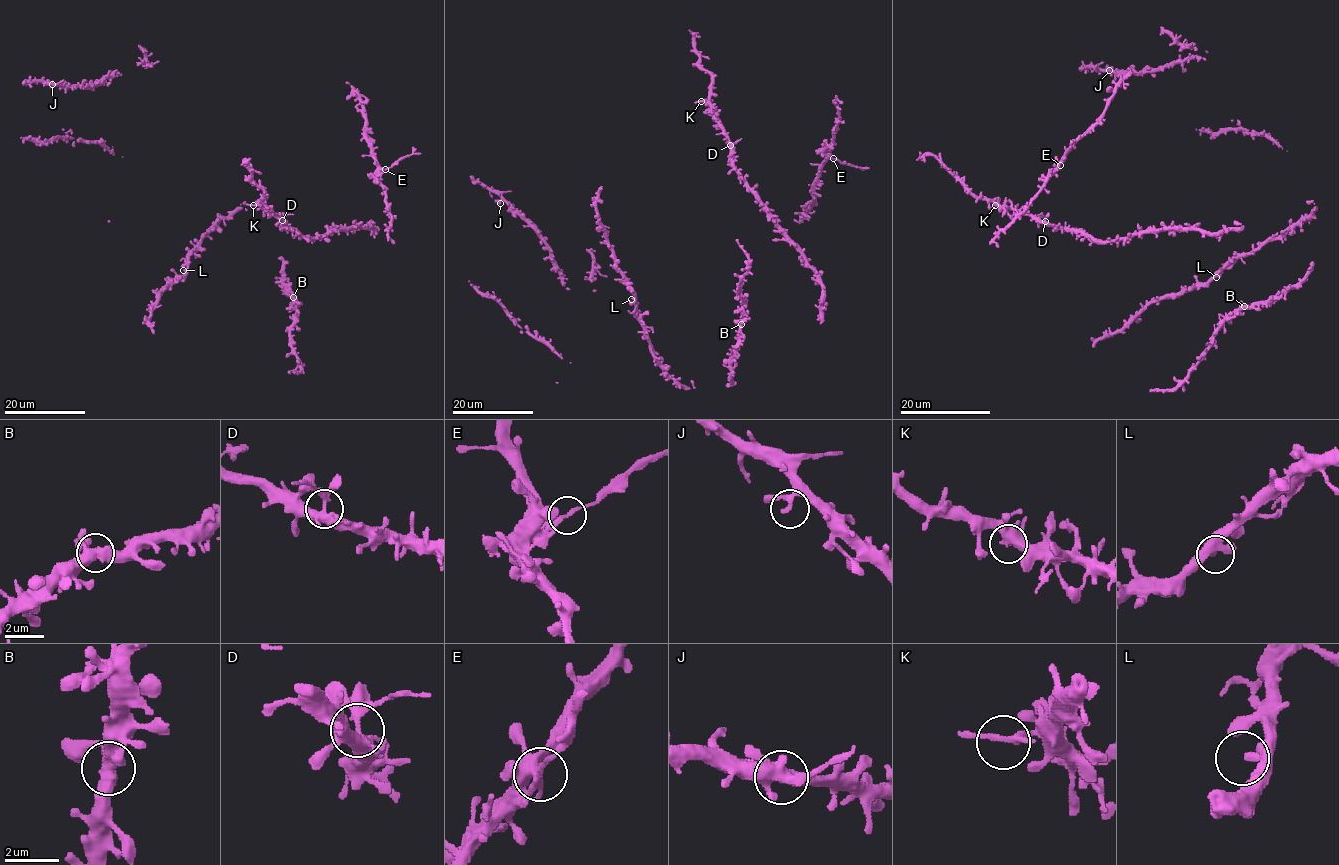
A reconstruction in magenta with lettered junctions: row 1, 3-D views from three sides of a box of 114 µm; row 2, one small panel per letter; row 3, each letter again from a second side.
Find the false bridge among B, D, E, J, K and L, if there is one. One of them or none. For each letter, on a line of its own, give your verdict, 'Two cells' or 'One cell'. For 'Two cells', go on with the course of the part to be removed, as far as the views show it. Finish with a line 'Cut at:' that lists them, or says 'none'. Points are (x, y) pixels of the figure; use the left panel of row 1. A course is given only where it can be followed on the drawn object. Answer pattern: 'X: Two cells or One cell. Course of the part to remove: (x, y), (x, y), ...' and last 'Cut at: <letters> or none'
B: One cell
D: One cell
E: Two cells. Course of the part to remove: (385, 169), (405, 157), (421, 153)
J: One cell
K: One cell
L: One cell
Cut at: E

